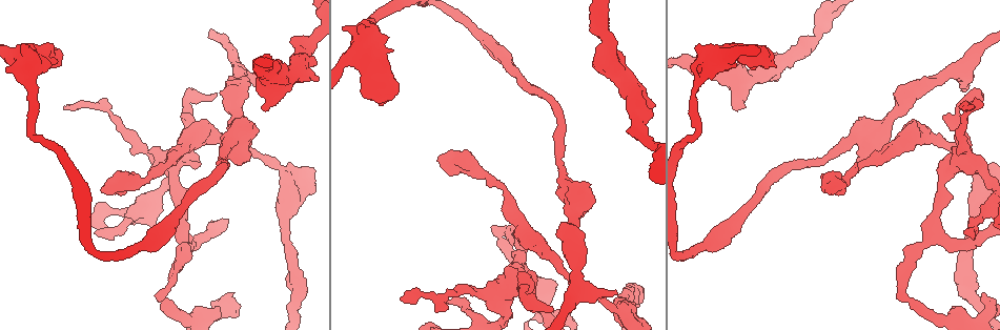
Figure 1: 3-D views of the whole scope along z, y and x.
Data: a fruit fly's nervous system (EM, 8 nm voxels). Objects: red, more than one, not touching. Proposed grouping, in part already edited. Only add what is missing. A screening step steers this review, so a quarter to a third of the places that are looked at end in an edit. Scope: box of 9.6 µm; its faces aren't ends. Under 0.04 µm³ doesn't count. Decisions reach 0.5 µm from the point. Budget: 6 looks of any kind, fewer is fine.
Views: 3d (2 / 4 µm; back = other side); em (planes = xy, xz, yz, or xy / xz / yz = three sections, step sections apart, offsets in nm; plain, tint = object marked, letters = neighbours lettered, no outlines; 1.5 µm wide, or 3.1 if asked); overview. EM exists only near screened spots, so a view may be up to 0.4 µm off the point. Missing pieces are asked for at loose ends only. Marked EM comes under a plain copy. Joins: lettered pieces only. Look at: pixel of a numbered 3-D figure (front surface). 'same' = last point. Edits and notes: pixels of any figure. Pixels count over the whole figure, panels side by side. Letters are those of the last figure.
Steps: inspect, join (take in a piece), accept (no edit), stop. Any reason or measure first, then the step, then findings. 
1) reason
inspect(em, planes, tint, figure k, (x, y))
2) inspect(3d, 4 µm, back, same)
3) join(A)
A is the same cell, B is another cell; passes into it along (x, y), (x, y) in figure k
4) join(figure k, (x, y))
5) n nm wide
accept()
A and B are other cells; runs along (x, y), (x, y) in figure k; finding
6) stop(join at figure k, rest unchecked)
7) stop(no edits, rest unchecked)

free end
inspect(3d, 4 µm, back, figure 1, (963, 91))

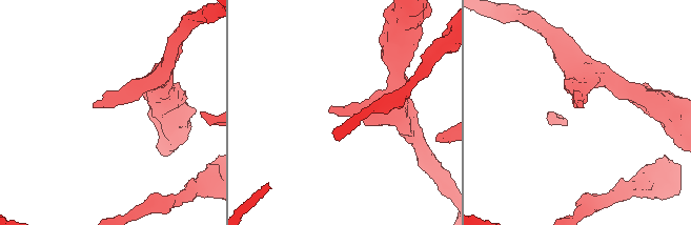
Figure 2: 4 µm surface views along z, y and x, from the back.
need the tissue
inspect(em, planes, letters, figure 2, (328, 110))

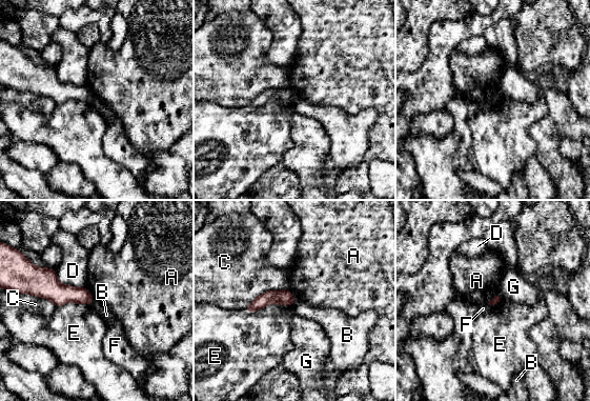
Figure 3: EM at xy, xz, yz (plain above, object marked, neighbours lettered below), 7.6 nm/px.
E touches over 380 nm
accept()
A, B, C, D, E, F and G are other cells; runs along (292, 300), (266, 298), (248, 309) in figure 3; no lettered piece goes on from it

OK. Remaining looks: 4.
inspect(em, planes, letters, figure 1, (632, 129))

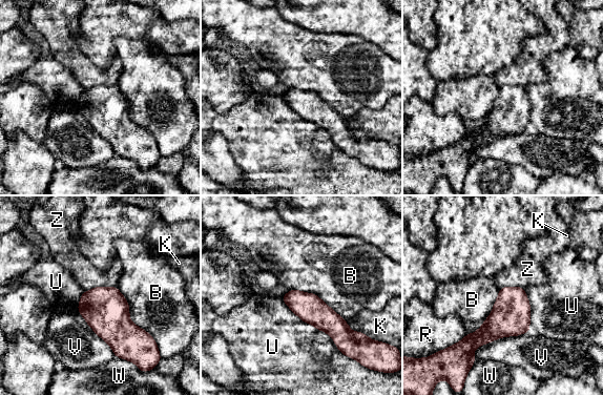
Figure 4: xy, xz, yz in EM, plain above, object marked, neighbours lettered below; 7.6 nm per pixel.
190 nm wide
accept()
B, K, R, U, V, W and Z are other cells; runs along (286, 297), (349, 333) in figure 4; no lettered piece goes on from it

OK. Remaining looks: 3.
free end
inspect(em, yz, step 4, tint, figure 1, (737, 109))

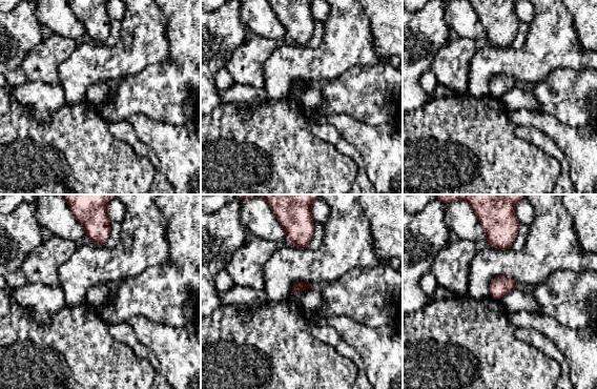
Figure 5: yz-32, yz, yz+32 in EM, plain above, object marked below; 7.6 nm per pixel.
cut it another way
inspect(em, planes, tint, same)

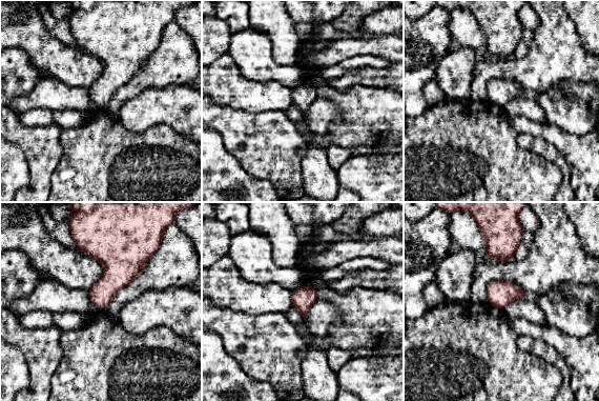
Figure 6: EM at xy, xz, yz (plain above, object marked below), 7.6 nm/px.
inspect(em, planes, letters, same)

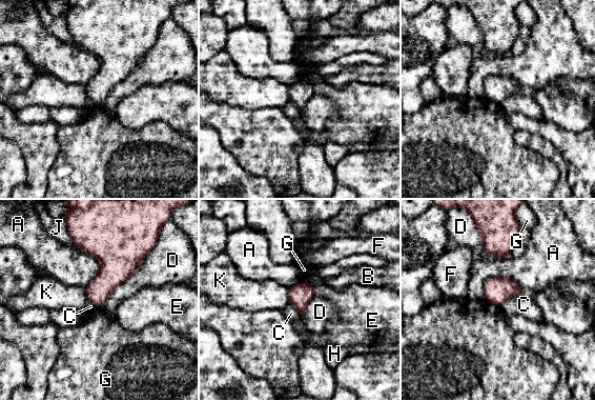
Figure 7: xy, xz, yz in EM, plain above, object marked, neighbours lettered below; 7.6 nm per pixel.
170 nm wide
accept()
A, B, C, D, E, F, G, H, J and K are other cells; border along (524, 292), (508, 298), (499, 306) in figure 7; no lettered piece goes on from it

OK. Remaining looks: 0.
stop(no edits, rest unchecked)

